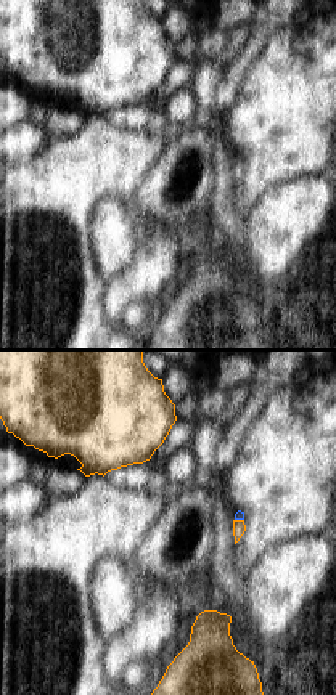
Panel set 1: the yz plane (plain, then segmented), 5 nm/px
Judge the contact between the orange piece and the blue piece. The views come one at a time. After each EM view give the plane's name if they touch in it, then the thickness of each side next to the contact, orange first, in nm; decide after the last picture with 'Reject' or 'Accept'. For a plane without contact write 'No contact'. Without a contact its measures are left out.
Touches orange in yz. Thickness 60 nm (orange) against 50 nm.

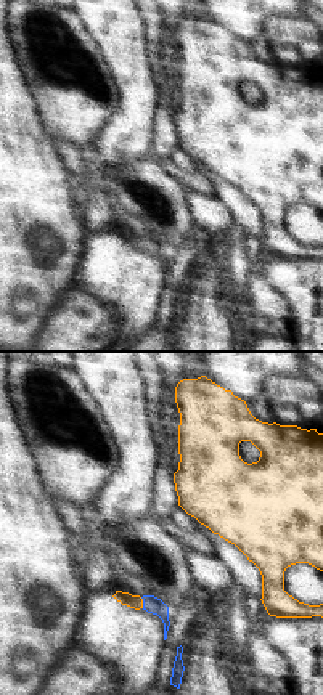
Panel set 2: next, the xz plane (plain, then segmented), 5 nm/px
Touches orange in xz. Thickness 70 nm (orange) against 90 nm.

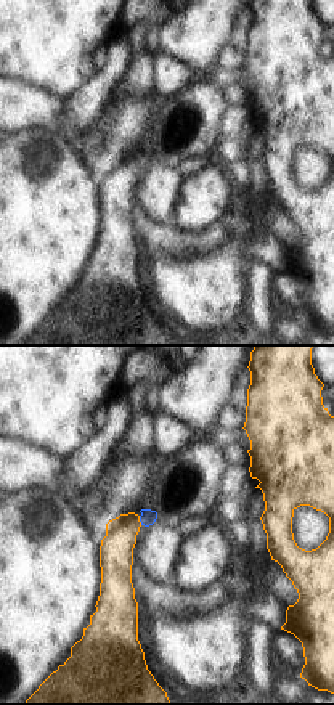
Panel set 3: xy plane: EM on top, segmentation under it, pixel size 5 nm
Touches orange in xy. Thickness 180 nm (orange) against 80 nm.

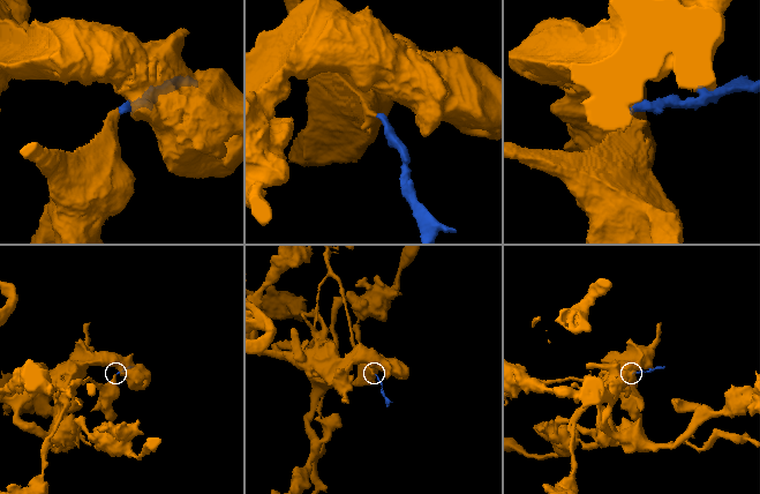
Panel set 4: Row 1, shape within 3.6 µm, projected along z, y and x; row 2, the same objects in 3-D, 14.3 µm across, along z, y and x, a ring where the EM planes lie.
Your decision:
Accept.

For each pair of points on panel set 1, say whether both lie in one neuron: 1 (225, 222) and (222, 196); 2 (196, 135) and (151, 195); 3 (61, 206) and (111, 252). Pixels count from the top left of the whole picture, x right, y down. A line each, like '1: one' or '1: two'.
1: one
2: one
3: two

